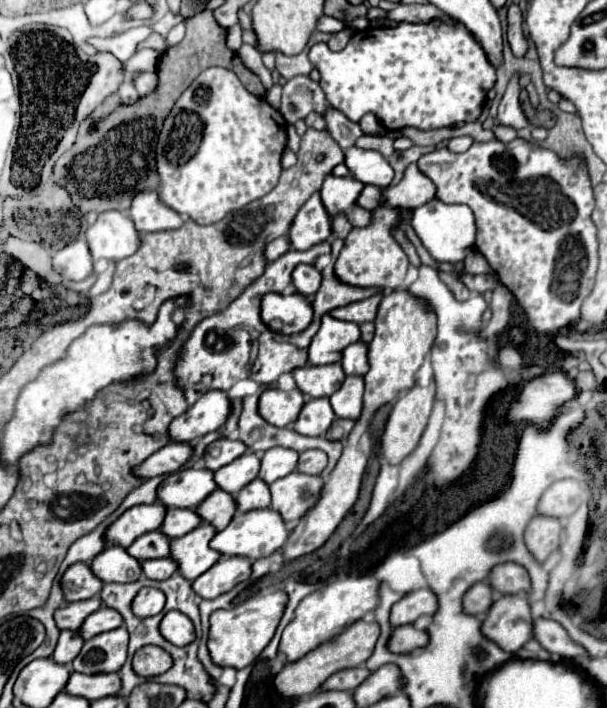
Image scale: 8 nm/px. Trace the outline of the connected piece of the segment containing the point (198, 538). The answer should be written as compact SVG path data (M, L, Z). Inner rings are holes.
M203 521L203 525L187 533L187 537L177 537L175 541L171 541L171 559L177 563L179 567L177 571L183 573L187 581L197 579L221 557L217 551L209 547L209 541L213 535L215 535L215 529Z

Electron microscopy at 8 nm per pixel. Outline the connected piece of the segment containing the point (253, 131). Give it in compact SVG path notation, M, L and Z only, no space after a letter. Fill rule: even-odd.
M223 67L205 69L177 99L159 133L155 149L159 199L179 215L193 219L197 225L213 225L221 221L229 211L241 209L247 203L267 195L277 185L281 175L281 155L287 145L285 127L287 123L283 115L273 109L263 97L251 95L233 71ZM189 147L197 147L191 157Z

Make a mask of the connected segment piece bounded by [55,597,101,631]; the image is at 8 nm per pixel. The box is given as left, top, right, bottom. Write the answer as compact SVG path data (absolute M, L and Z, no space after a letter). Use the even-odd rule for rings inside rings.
M91 597L87 601L77 601L77 603L69 603L65 607L59 607L55 611L55 625L59 625L59 629L71 629L77 631L81 627L81 623L85 621L87 615L91 615L93 611L97 611L101 605L99 597Z

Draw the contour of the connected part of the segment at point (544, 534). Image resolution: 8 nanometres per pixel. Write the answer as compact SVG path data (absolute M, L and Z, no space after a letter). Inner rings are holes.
M537 515L529 521L527 529L525 529L525 541L527 541L527 549L531 549L531 555L543 563L557 547L561 541L561 523L555 517L543 517Z

